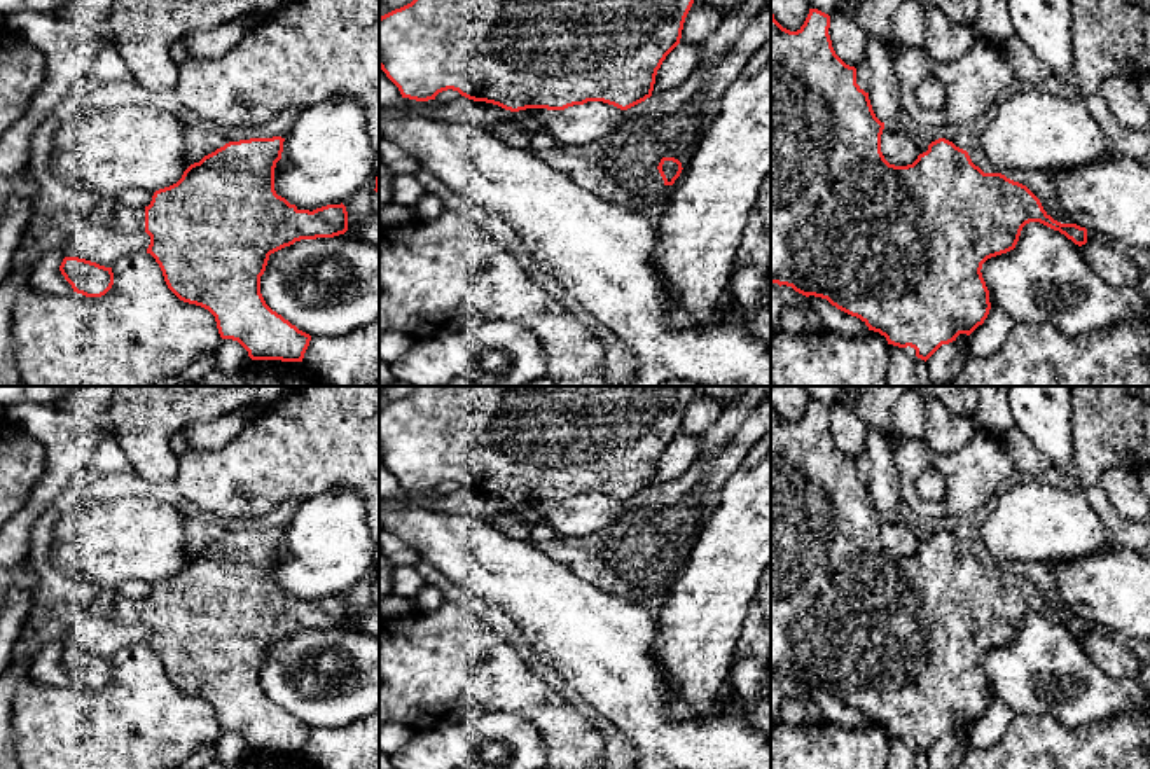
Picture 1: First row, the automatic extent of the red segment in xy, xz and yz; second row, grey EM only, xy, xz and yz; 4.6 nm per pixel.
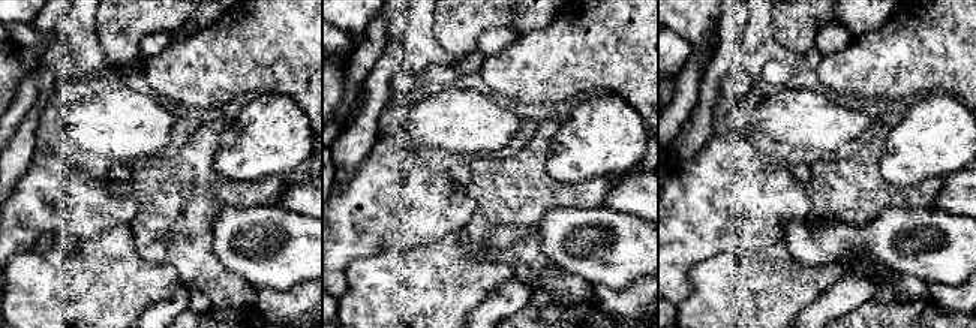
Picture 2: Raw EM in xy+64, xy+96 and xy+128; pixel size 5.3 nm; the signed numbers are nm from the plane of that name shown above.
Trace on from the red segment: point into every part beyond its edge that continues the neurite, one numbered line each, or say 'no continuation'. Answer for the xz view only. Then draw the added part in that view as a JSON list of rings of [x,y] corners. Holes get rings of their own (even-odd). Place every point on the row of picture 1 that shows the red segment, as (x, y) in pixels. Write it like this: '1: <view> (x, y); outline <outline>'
no continuation

